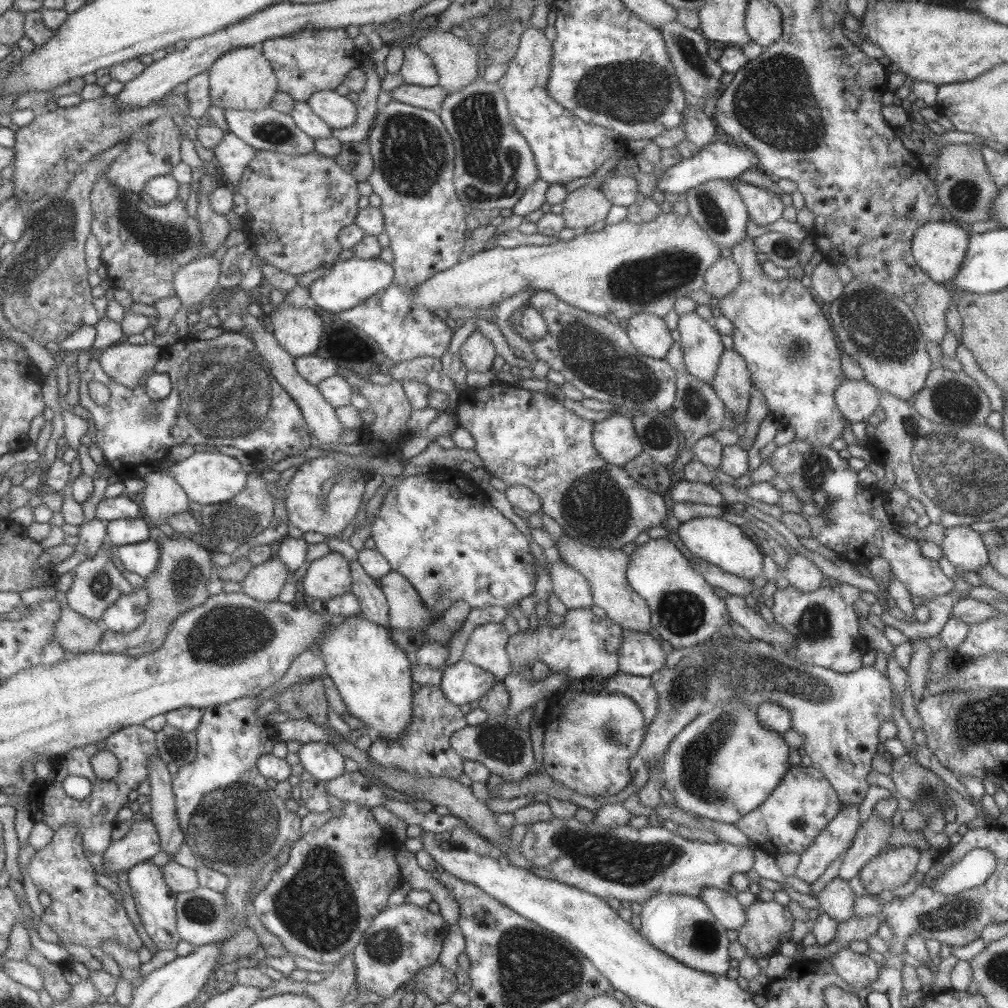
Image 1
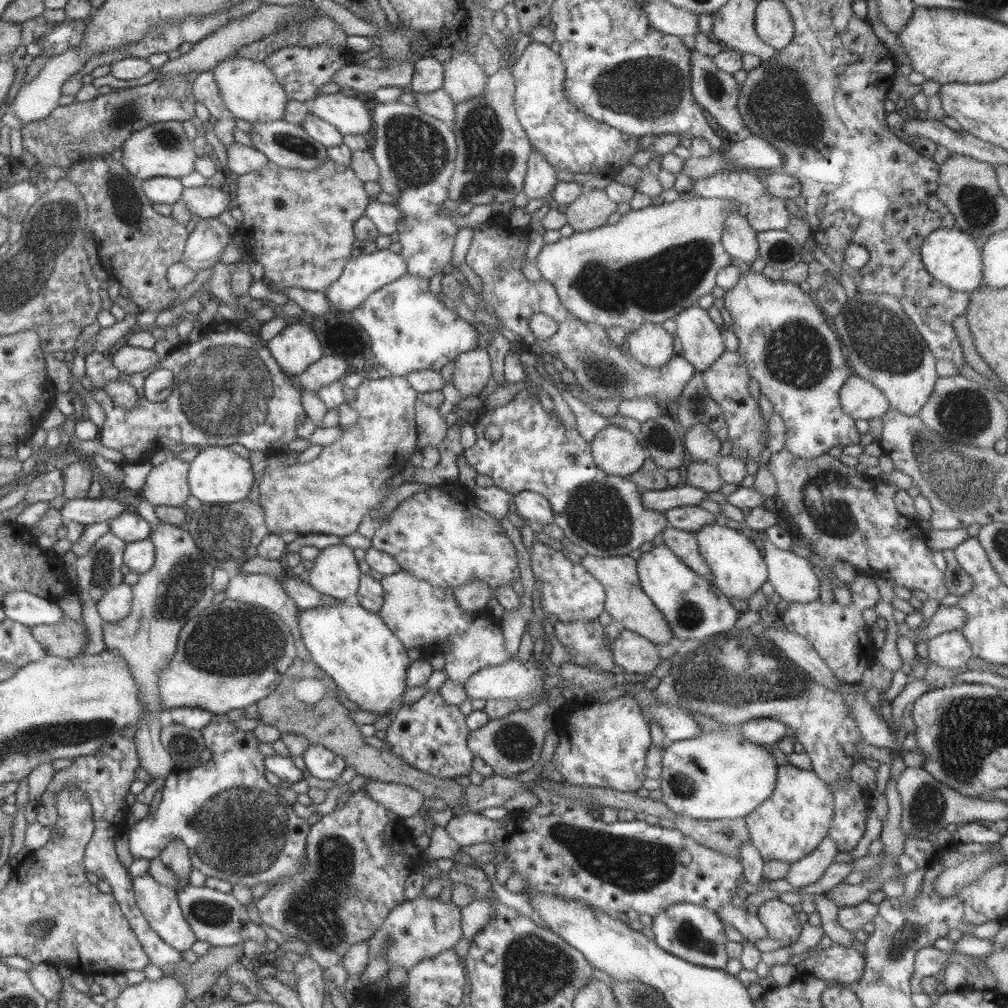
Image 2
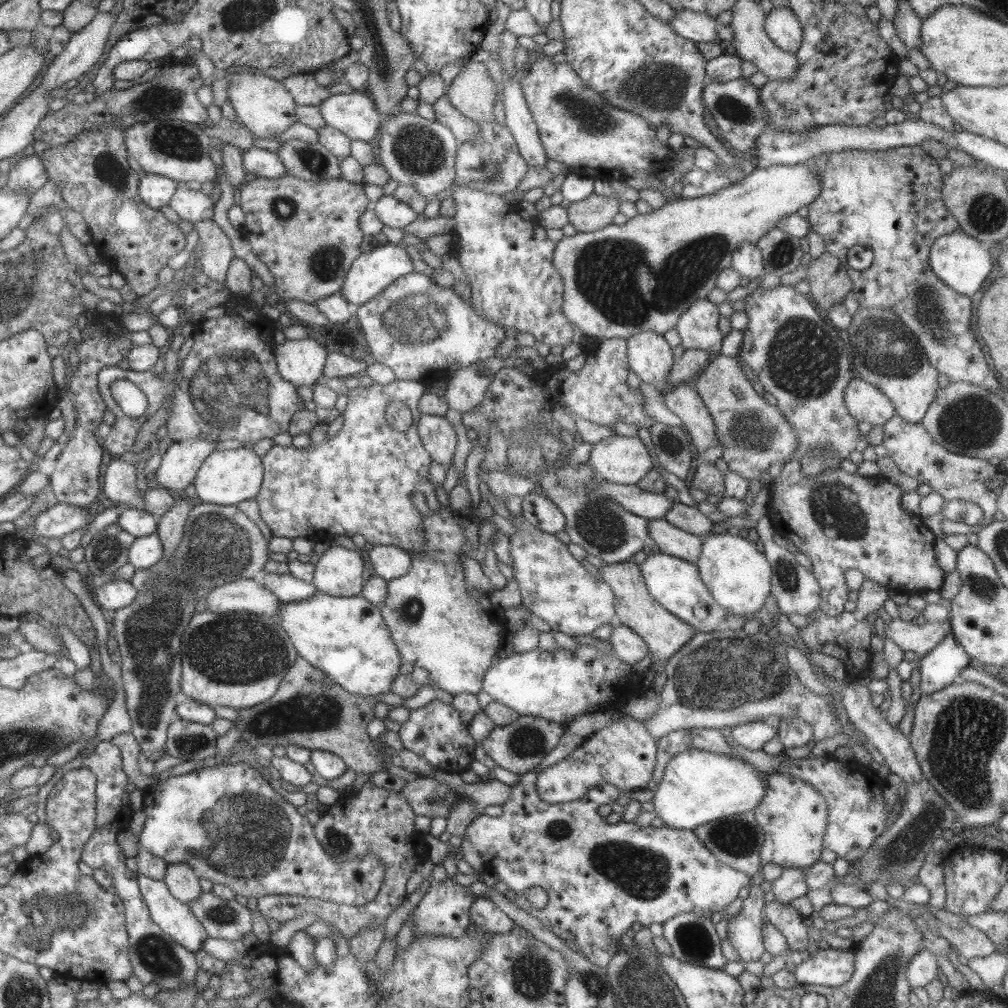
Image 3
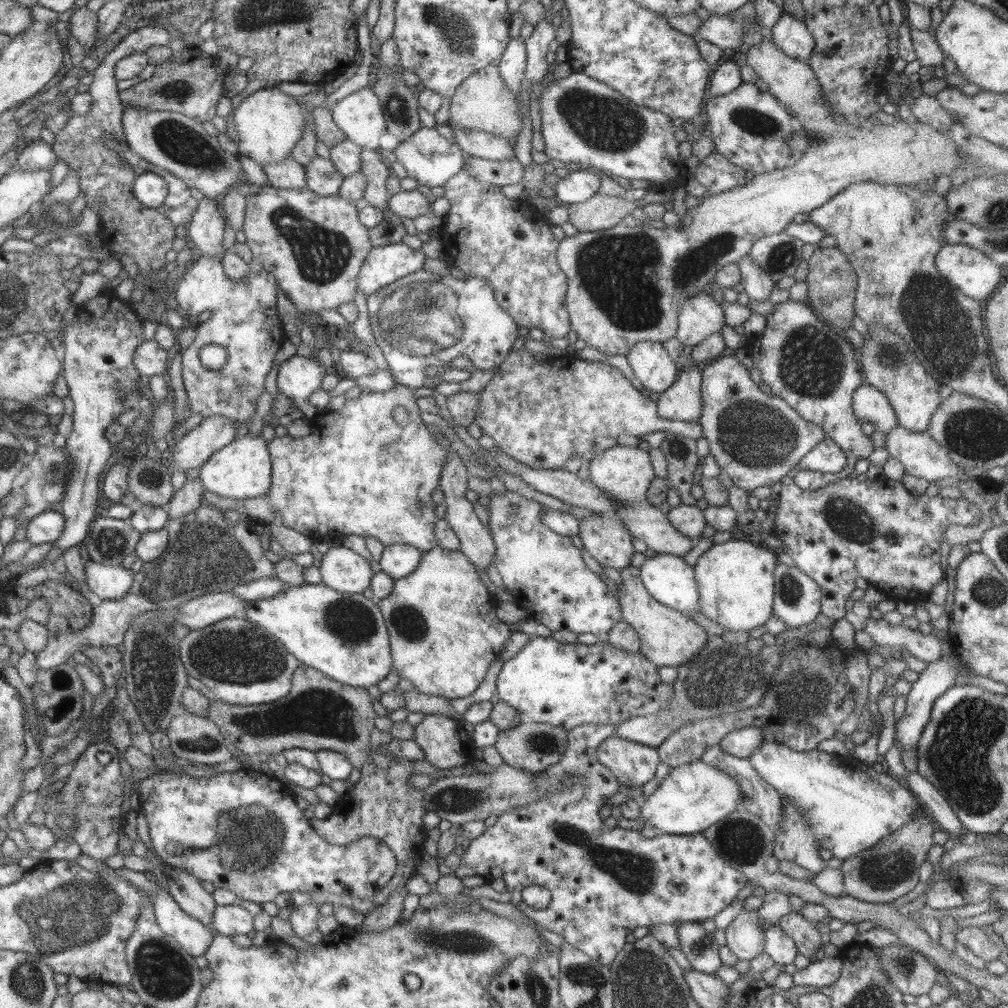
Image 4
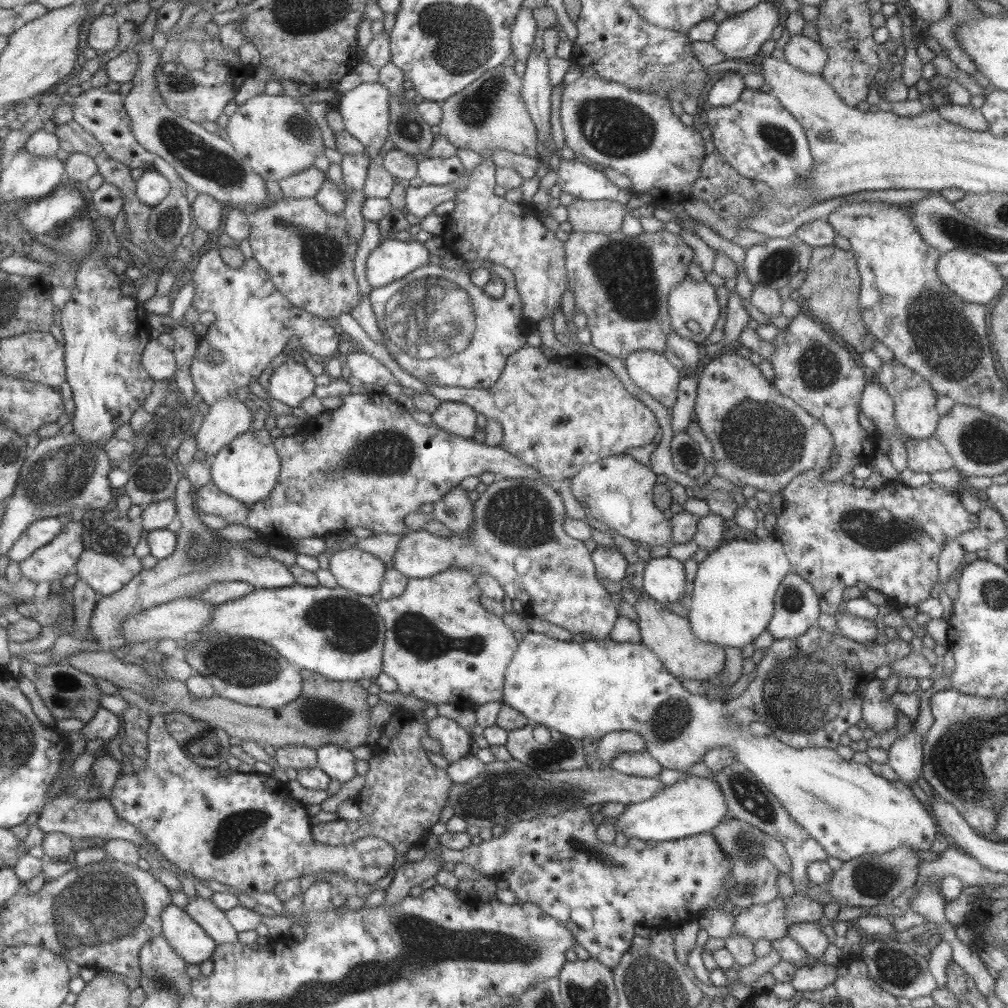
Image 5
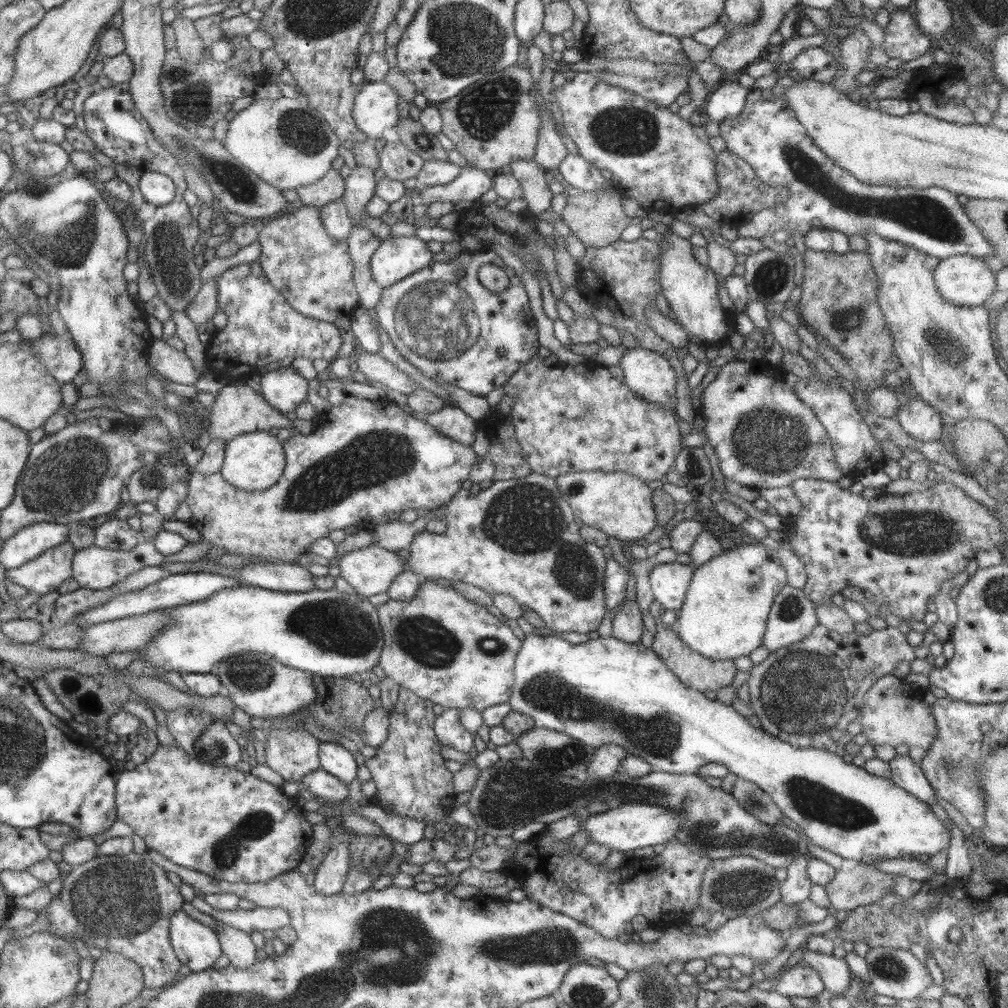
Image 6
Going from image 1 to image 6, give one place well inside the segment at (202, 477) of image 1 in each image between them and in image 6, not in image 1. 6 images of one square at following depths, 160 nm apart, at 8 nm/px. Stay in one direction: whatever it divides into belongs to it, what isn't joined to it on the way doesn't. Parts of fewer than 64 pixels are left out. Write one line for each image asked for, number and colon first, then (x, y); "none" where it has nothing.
2: (216, 474)
3: (225, 477)
4: (241, 469)
5: (246, 468)
6: (253, 461)

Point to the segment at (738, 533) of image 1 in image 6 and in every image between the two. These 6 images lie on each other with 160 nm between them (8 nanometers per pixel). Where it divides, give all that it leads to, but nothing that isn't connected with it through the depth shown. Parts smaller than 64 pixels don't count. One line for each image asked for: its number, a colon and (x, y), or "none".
2: (737, 567)
3: (737, 575)
4: (735, 581)
5: (731, 602)
6: (723, 616)

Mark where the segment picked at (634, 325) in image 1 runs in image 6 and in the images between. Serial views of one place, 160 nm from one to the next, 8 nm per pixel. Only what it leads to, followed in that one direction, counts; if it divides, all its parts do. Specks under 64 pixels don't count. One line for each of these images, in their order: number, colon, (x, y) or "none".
2: (649, 344)
3: (649, 357)
4: (653, 369)
5: (650, 371)
6: (646, 373)

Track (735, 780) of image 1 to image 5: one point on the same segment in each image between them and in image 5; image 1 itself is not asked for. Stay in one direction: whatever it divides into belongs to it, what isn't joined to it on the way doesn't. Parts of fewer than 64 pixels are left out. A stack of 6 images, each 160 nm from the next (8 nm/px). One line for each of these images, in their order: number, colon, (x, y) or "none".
2: (716, 775)
3: (697, 786)
4: (691, 797)
5: (695, 805)

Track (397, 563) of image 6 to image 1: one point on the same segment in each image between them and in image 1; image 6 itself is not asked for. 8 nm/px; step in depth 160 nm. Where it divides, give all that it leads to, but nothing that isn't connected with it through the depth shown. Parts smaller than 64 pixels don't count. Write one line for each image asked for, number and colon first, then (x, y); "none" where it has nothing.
1: (328, 576)
2: (335, 572)
3: (337, 572)
4: (343, 570)
5: (354, 570)

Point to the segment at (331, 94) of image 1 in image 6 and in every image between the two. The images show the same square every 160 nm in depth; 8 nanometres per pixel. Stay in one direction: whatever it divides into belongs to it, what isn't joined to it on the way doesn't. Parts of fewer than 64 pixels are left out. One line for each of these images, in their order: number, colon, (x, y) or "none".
2: (349, 115)
3: (353, 114)
4: (358, 115)
5: (364, 110)
6: (375, 108)

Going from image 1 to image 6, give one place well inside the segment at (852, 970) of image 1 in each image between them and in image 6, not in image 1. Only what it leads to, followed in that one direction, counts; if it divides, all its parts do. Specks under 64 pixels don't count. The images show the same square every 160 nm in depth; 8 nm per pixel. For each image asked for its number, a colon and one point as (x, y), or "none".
2: (845, 965)
3: (828, 966)
4: (824, 972)
5: (815, 976)
6: (800, 980)

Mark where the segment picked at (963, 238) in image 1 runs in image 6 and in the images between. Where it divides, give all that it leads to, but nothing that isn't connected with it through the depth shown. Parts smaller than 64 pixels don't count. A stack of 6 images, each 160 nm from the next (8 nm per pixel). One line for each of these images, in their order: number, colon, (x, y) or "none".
2: (951, 256)
3: (961, 262)
4: (973, 274)
5: (973, 278)
6: (963, 280)

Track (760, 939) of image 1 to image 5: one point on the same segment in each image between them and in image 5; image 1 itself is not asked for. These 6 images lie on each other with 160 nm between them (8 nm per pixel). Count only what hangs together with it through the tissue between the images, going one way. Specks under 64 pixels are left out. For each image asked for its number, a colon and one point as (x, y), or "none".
2: (779, 920)
3: (784, 918)
4: (806, 938)
5: (809, 936)

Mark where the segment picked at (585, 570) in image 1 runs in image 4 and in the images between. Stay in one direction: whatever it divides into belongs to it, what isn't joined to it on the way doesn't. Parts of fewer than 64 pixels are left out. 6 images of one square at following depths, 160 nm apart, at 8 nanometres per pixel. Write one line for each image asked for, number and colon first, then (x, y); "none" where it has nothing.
2: (630, 608)
3: (663, 633)
4: (667, 638)

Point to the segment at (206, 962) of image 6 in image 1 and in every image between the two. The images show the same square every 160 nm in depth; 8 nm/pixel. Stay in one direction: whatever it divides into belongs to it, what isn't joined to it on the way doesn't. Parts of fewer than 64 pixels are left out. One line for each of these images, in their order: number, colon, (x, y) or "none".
1: (154, 900)
2: (158, 904)
3: (174, 918)
4: (194, 937)
5: (188, 940)

